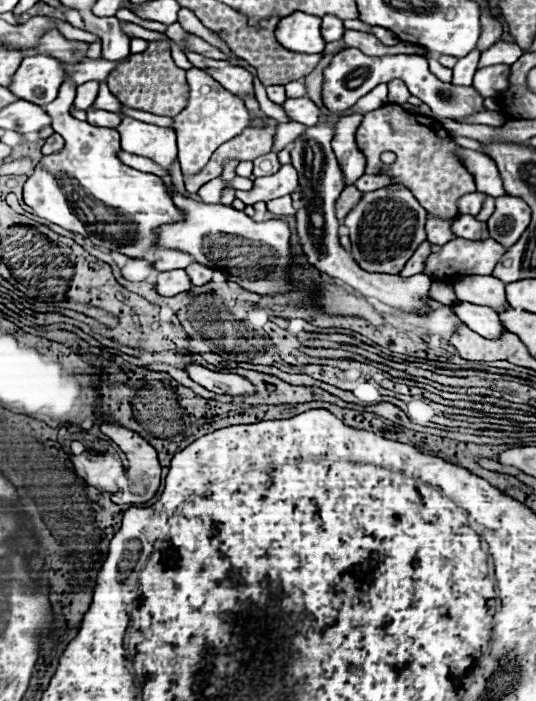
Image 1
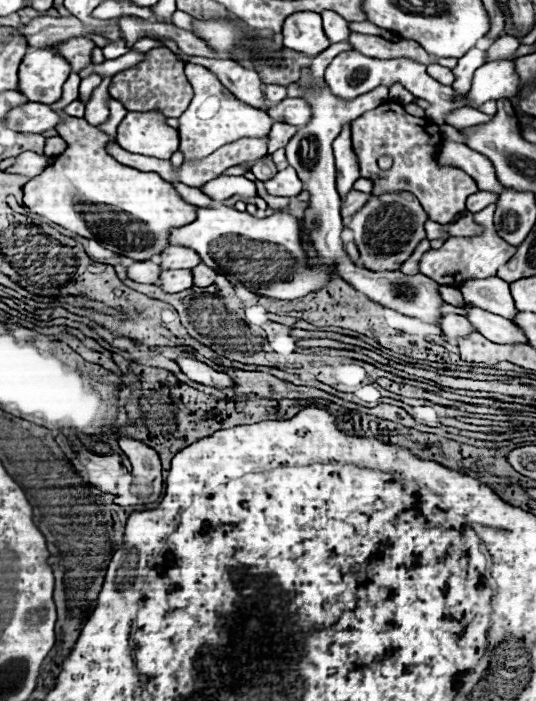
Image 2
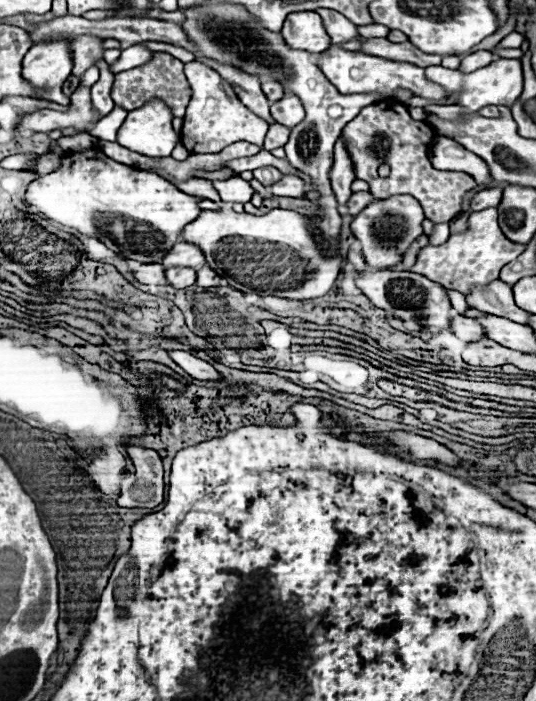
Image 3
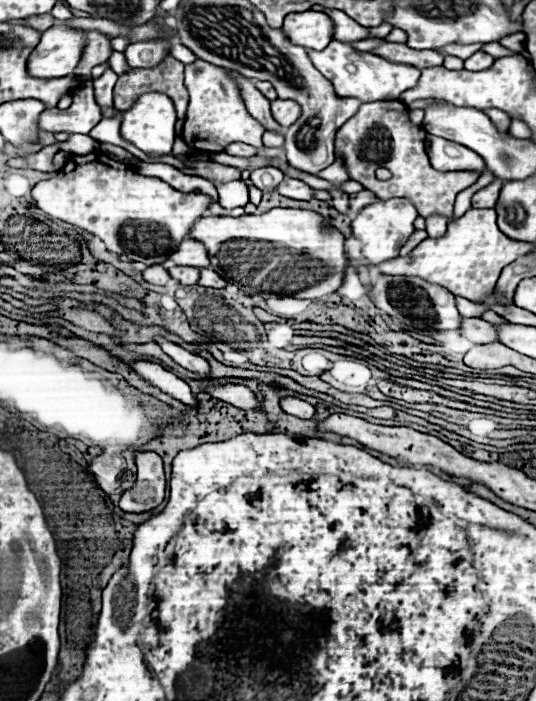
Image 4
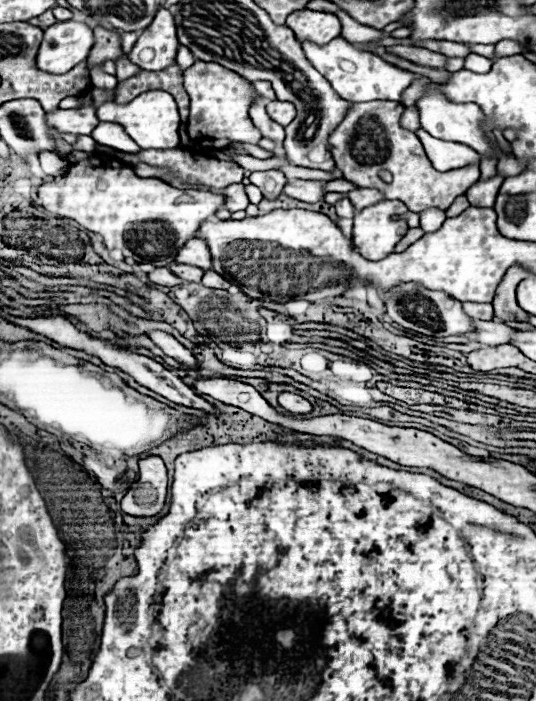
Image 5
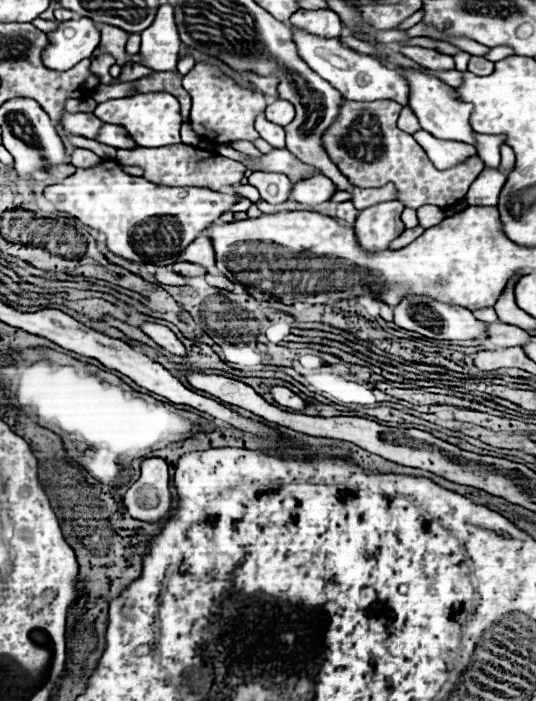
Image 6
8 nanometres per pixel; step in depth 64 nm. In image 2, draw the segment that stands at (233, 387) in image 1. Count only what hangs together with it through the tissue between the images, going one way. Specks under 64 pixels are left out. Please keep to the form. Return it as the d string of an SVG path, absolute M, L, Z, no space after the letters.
M180 356L176 362L182 368L182 372L194 382L200 382L200 384L206 384L206 386L214 386L214 388L232 388L234 386L230 376L226 376L224 372L212 370L210 366L206 366L204 362L198 362L192 356Z

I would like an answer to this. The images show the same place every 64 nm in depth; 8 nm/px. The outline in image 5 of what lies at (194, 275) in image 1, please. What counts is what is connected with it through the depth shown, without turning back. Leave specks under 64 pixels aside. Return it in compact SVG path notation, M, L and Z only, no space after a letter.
M208 270L208 272L204 274L202 282L204 282L204 286L208 286L208 288L220 288L220 290L228 290L228 288L232 286L228 280L224 280L222 276L218 276L218 274L212 272L212 270Z

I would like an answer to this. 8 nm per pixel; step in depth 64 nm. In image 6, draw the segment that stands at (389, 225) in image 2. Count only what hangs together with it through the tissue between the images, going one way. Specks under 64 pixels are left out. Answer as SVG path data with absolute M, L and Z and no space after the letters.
M400 200L380 202L360 210L354 230L362 248L374 250L374 252L386 250L388 244L404 232L404 224L400 220L402 210L404 210L404 204Z

